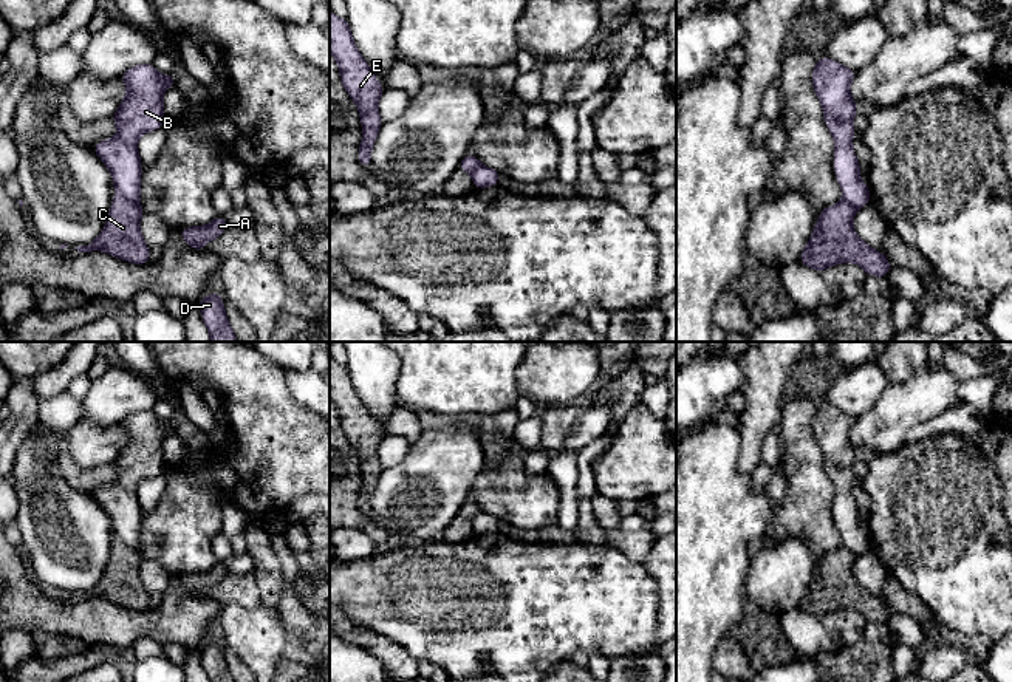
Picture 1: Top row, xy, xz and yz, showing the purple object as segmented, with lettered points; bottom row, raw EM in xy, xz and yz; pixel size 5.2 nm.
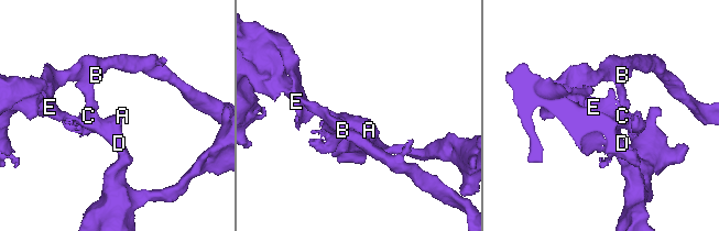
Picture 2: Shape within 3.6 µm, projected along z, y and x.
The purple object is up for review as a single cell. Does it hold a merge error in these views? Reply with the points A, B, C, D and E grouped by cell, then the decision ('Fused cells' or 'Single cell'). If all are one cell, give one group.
Groups: A C D E / B. Fused cells

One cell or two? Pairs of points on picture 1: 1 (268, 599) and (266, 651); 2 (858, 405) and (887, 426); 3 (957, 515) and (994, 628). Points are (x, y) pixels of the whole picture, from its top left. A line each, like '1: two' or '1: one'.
1: two
2: two
3: one

